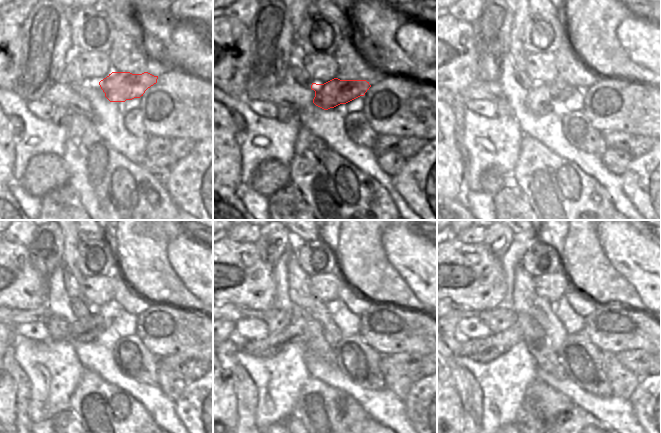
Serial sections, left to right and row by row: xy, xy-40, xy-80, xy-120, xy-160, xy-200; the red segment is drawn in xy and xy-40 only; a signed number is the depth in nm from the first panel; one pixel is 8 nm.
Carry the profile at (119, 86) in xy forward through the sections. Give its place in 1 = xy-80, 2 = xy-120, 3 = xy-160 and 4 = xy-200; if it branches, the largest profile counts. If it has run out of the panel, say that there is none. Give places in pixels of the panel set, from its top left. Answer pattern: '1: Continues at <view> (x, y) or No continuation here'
1: Continues at xy-80 (543, 98)
2: Continues at xy-120 (86, 328)
3: Continues at xy-160 (273, 344)
4: Continues at xy-200 (487, 349).

